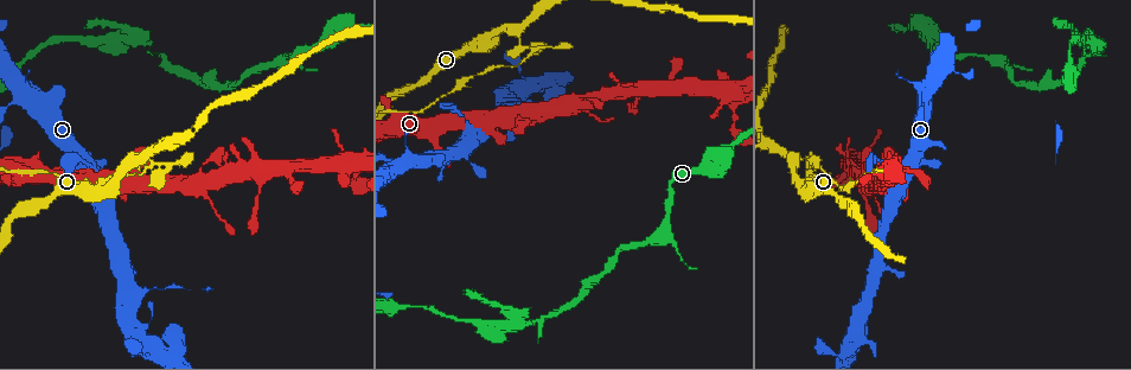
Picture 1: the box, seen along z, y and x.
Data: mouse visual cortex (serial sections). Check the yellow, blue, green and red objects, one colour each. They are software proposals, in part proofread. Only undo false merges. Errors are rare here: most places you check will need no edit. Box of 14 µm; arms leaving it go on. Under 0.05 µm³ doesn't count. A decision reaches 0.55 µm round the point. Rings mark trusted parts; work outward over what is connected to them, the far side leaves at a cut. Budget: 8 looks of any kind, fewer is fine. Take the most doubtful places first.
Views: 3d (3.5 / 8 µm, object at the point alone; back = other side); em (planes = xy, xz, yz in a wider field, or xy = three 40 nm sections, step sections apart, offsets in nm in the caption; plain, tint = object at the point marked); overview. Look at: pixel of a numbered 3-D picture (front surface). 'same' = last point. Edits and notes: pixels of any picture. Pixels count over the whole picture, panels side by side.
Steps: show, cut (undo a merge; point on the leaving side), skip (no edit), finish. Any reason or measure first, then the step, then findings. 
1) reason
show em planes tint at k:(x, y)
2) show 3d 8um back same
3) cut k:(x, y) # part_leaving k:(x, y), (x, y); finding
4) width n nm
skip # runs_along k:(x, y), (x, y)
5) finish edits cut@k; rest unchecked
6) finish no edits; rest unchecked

sharp bend
show 3d 3.5um at 1:(153, 164)

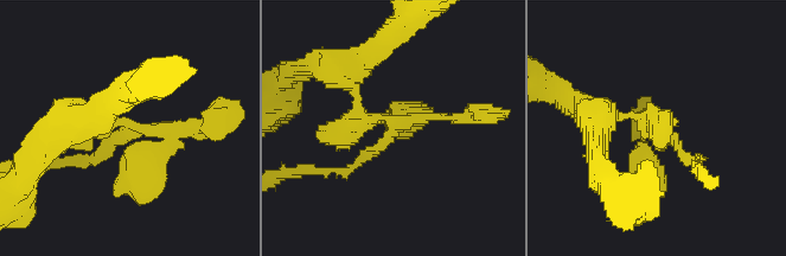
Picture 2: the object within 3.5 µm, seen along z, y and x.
need the tissue
show em planes tint at 2:(129, 125)

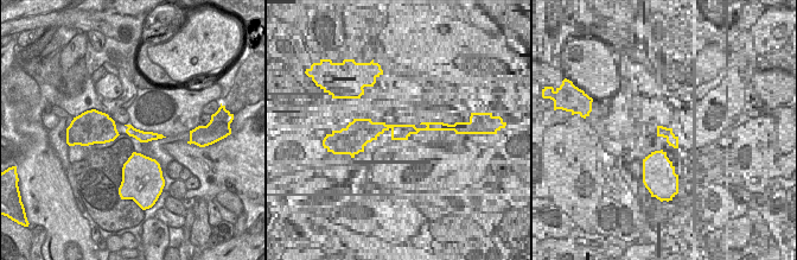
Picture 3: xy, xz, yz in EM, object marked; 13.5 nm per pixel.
cut it another way
show em xy step 1 tint same

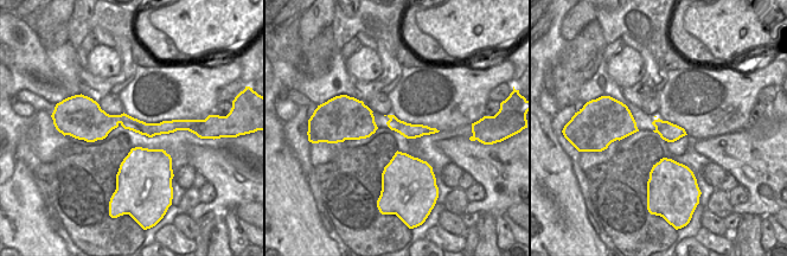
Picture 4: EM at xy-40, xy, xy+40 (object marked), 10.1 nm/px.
cut 2:(427, 116) # a second cell is stuck on

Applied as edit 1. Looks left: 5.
see it whole again
show overview

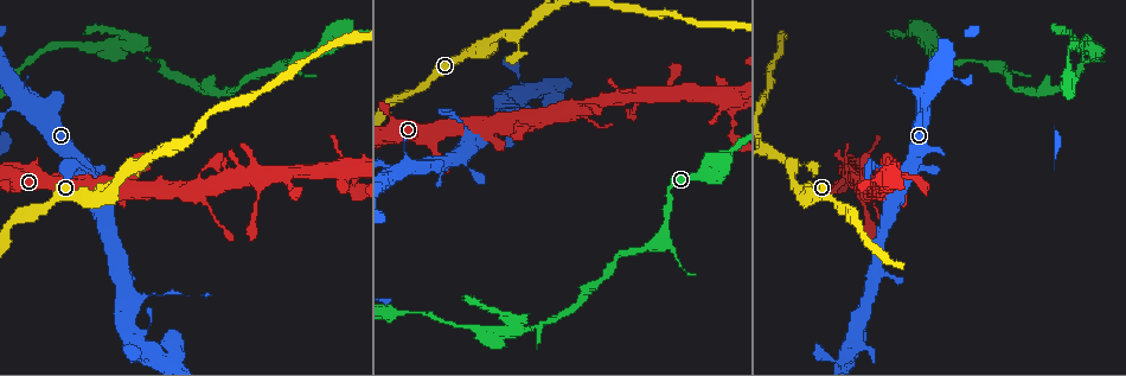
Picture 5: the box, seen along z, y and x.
a fork
show 3d 3.5um at 5:(867, 297)

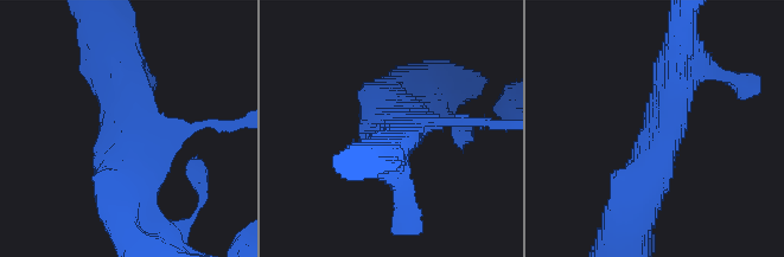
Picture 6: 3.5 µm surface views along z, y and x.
arms 3; arm_widths 150, 500, 600 nm; shape alone is not enough
show em xy step 1 tint at 6:(142, 135)

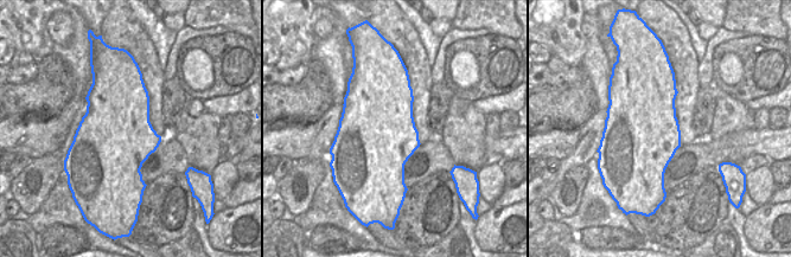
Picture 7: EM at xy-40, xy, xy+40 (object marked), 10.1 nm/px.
skip # all the same cell

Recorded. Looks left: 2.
a fork
show 3d 3.5um at 5:(518, 326)

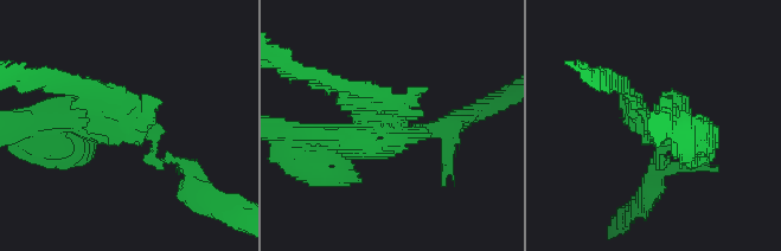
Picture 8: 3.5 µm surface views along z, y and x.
shape alone is not enough
show em xy step 1 tint at 8:(393, 129)

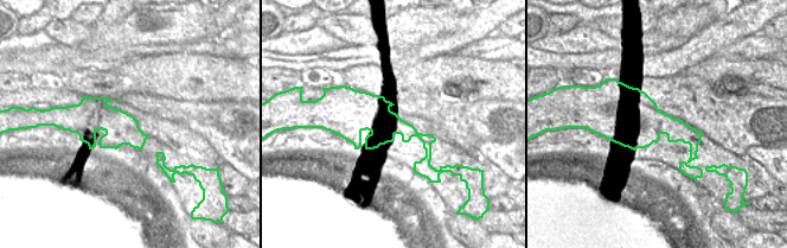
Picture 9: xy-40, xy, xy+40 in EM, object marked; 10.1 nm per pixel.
skip # runs_along 8:(177, 161), (108, 114), (53, 121); one cell here

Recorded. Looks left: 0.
finish edits cut@2; rest unchecked

